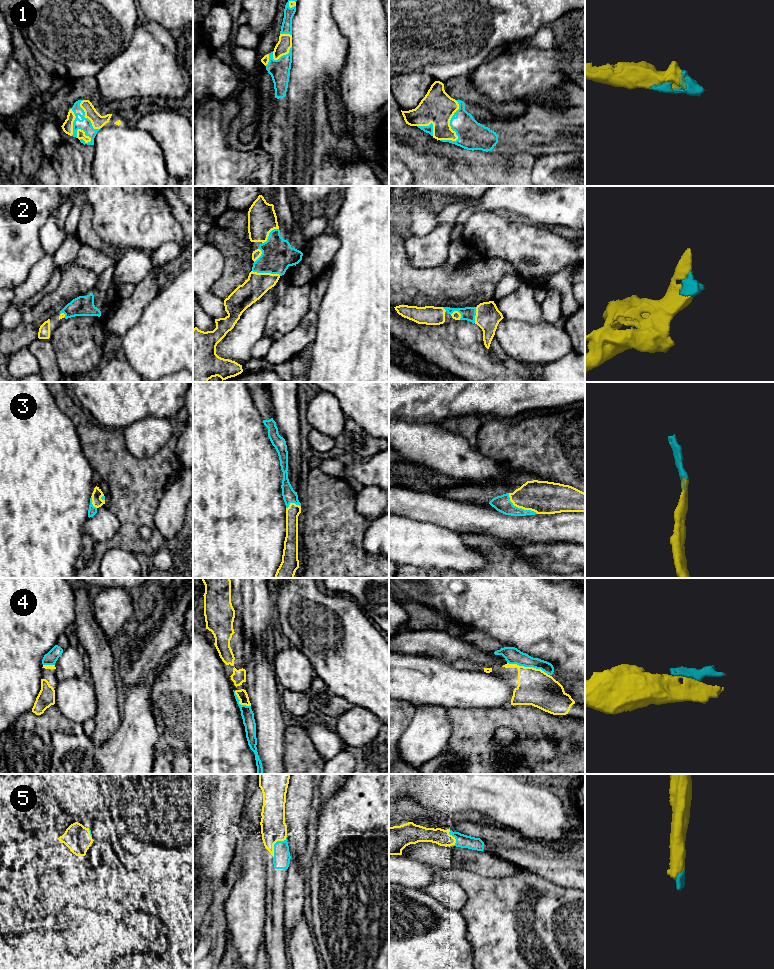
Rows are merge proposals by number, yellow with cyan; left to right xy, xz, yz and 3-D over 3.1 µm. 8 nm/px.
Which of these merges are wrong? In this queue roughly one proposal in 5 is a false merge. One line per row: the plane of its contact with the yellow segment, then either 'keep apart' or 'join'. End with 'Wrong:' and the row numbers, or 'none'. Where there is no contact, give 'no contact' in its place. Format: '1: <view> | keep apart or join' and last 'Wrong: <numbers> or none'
1: yz | join
2: xz | join
3: yz | join
4: yz | keep apart
5: xz | join
Wrong: 4

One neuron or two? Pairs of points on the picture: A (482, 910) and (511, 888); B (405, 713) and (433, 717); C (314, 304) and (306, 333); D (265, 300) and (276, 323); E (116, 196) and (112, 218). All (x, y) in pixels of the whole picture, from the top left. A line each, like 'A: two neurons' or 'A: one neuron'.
A: one neuron
B: two neurons
C: one neuron
D: two neurons
E: one neuron

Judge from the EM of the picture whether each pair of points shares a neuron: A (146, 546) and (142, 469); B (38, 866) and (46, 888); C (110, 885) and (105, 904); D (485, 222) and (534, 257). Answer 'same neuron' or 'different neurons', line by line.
A: same neuron
B: same neuron
C: different neurons
D: same neuron

